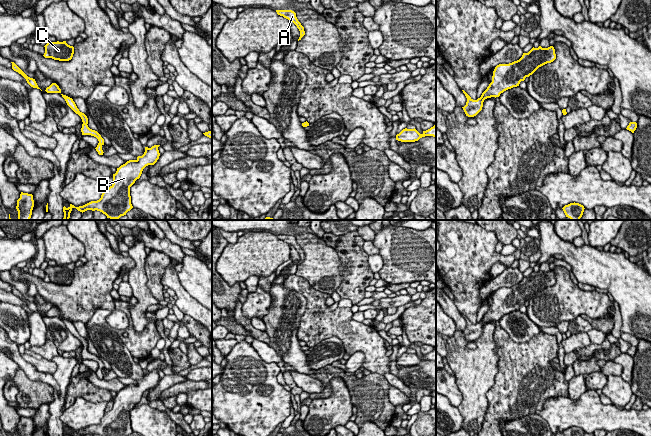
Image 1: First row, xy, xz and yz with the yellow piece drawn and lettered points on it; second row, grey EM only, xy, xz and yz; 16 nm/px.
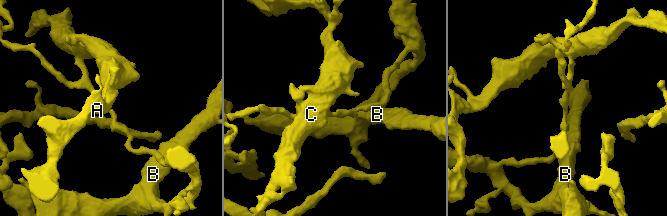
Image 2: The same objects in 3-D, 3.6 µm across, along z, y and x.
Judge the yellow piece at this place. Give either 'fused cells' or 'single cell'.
fused cells

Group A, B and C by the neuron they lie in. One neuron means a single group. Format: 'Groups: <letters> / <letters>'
Groups: A C / B

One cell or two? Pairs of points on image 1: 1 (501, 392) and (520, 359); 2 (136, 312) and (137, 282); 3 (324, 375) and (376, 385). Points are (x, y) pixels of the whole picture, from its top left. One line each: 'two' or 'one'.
1: one
2: one
3: one

